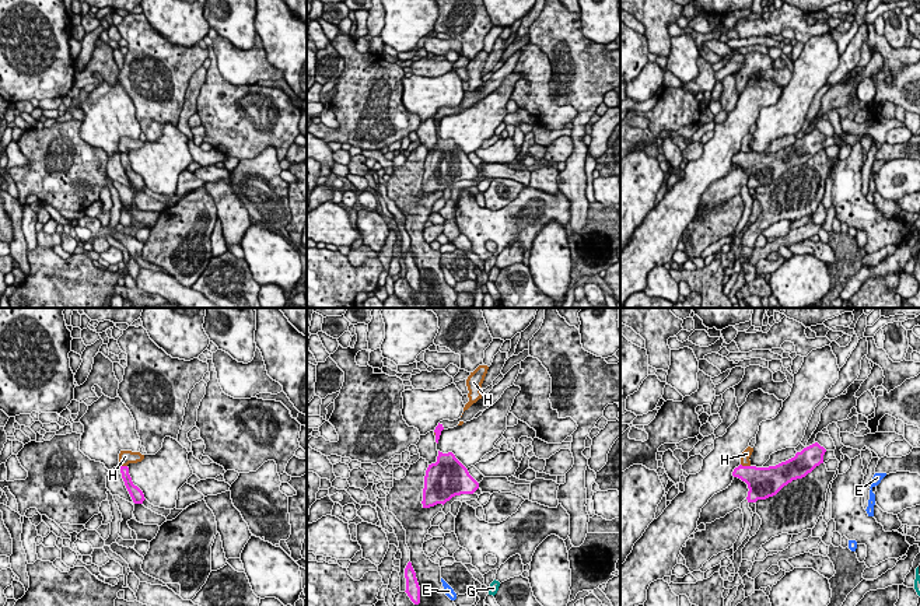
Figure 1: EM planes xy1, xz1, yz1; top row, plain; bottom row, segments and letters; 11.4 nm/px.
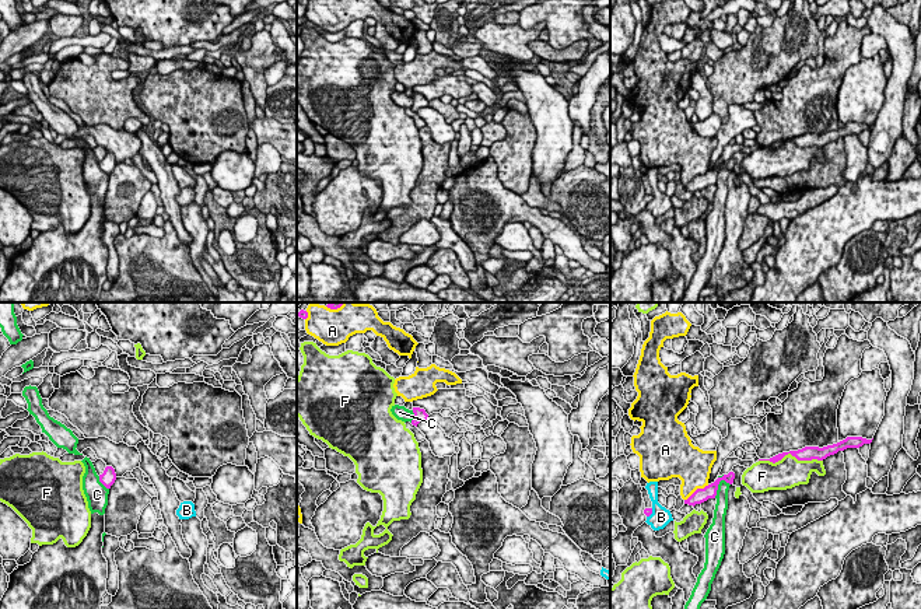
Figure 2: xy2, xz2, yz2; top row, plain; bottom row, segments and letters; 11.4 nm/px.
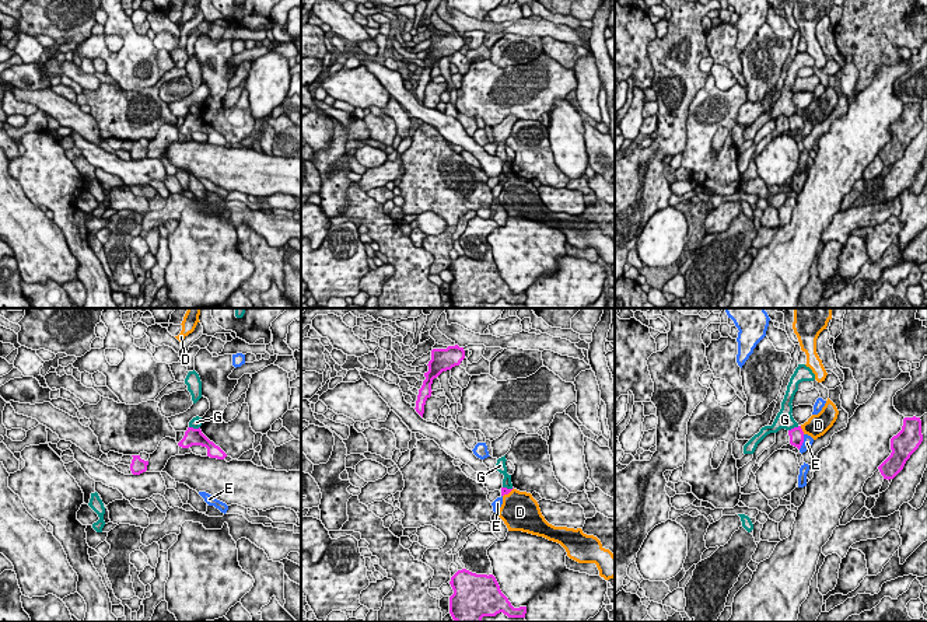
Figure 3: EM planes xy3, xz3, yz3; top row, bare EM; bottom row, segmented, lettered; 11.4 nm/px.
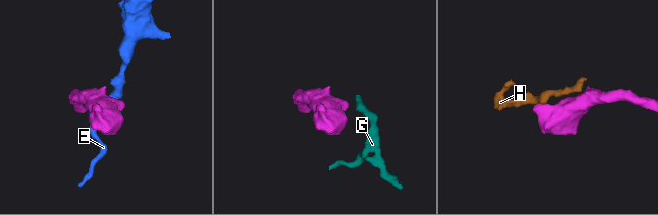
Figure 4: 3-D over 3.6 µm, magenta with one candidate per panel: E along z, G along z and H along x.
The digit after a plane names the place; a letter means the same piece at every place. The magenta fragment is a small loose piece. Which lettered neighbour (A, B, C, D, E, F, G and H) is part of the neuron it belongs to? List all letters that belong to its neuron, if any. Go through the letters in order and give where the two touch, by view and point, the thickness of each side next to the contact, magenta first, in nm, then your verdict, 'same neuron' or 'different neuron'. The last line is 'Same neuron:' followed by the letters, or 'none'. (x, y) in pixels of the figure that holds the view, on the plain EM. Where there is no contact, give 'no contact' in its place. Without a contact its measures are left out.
A: yz2 (697, 175) | 160/400 nm | different neuron
B: yz2 (651, 199) | 90/220 nm | different neuron
C: yz2 (717, 172) | 160/140 nm | different neuron
D: yz3 (801, 116) | 160/240 nm | different neuron
E: yz3 (803, 128) | 160/120 nm | different neuron
F: yz2 (790, 139) | 160/340 nm | different neuron
G: xy3 (195, 115) | 190/130 nm | different neuron
H: yz1 (745, 153) | 320/100 nm | different neuron
Same neuron: none

